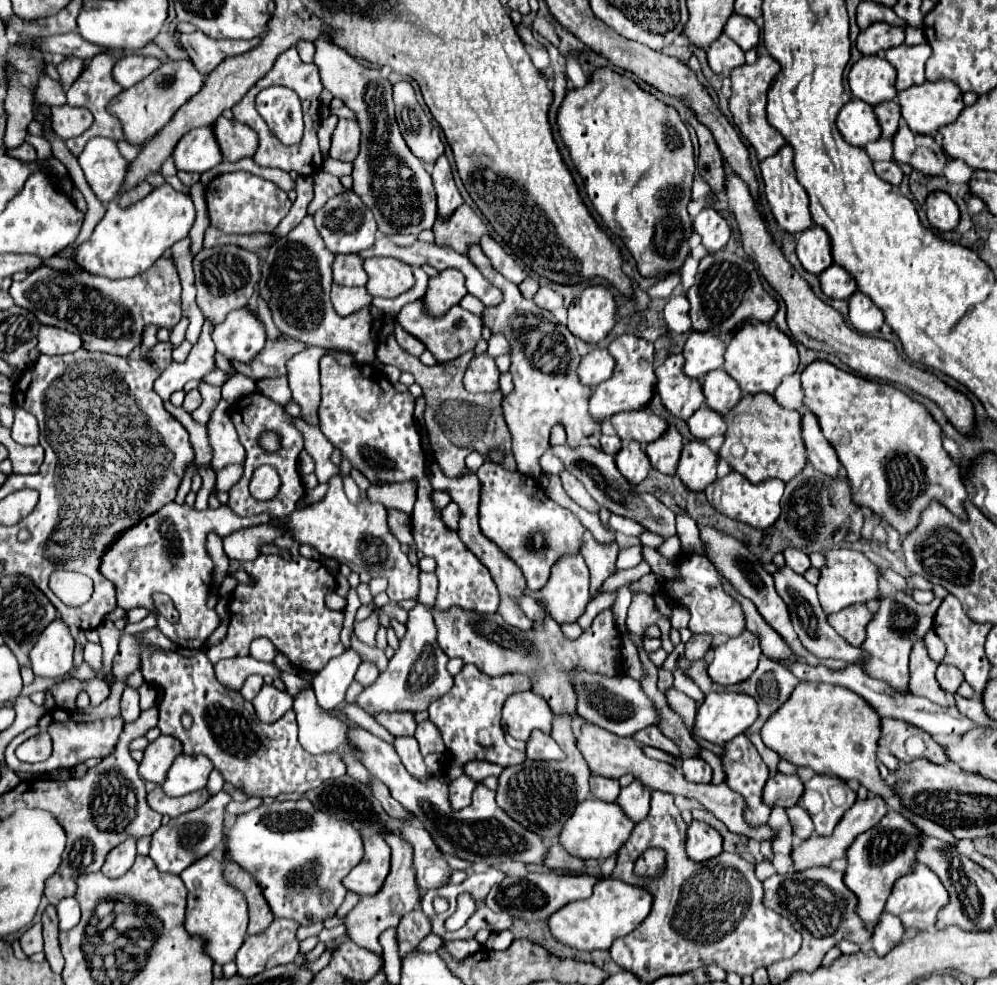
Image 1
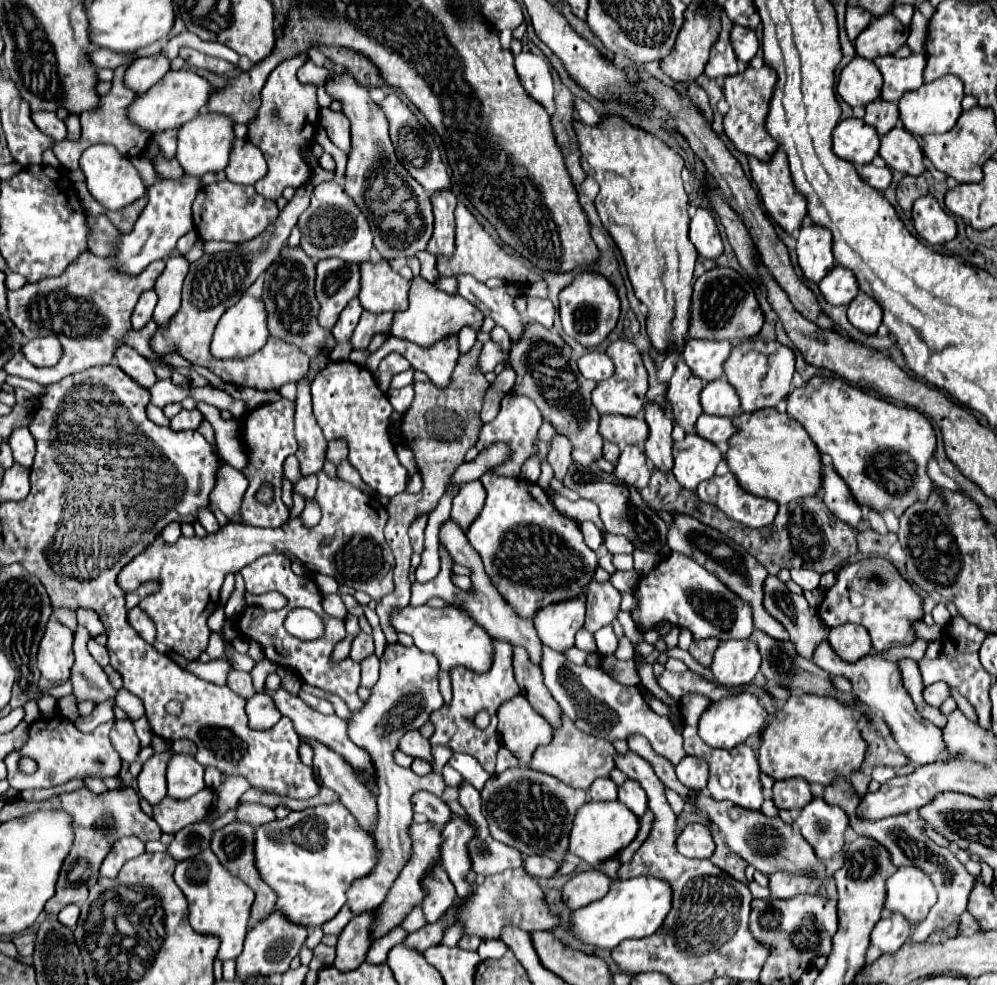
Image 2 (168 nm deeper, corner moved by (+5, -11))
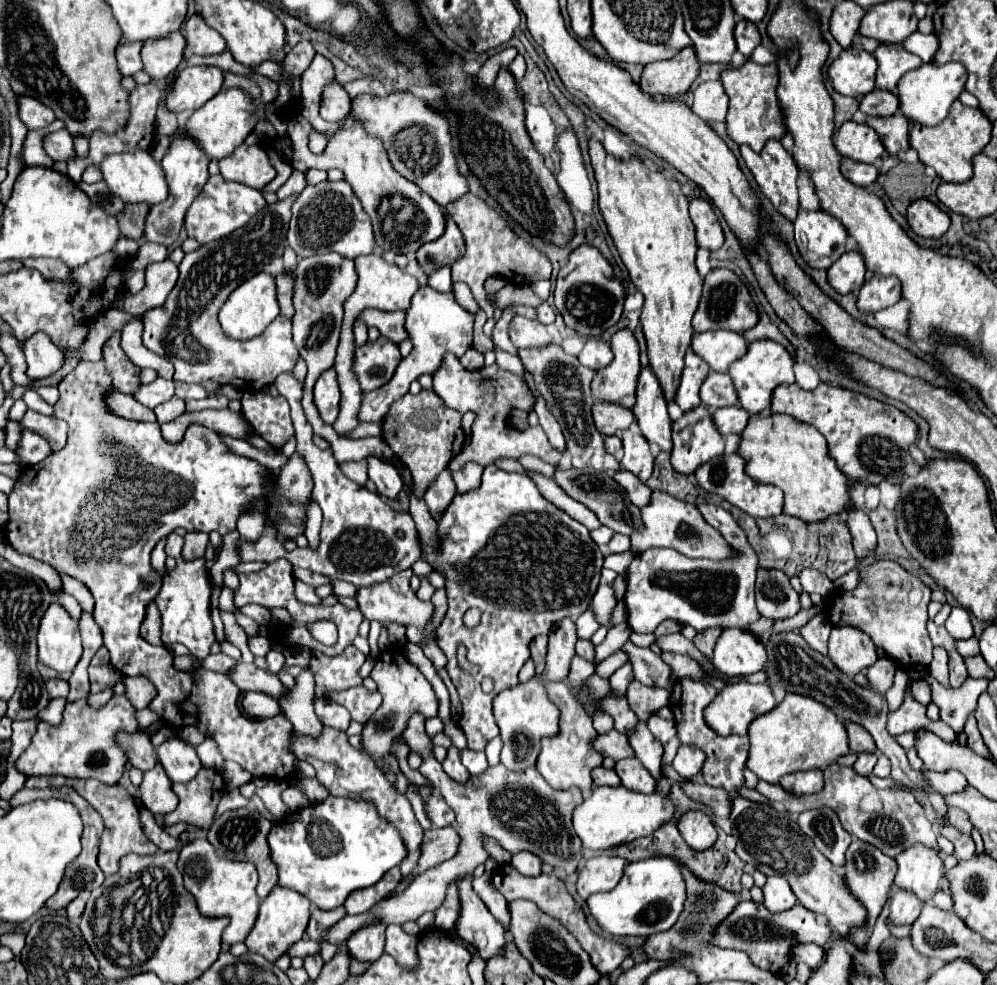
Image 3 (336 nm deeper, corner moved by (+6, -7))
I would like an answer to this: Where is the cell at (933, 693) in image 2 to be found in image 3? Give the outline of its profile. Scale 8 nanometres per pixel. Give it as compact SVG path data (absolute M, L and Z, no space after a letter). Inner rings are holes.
M915 680L915 682L909 684L909 690L911 690L913 698L915 698L919 704L929 704L929 688L925 688L925 684L921 684L919 680Z

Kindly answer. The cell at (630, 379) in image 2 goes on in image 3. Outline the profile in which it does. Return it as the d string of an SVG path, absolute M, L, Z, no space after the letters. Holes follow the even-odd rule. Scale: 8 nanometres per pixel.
M619 330L611 338L615 358L609 366L597 370L591 392L593 398L621 404L625 408L635 406L635 386L641 370L639 346L631 330Z

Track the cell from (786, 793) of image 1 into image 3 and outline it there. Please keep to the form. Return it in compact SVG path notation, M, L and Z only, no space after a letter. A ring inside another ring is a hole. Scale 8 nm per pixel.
M805 770L805 772L793 772L779 780L785 790L801 796L801 794L815 794L823 788L823 772L821 770Z

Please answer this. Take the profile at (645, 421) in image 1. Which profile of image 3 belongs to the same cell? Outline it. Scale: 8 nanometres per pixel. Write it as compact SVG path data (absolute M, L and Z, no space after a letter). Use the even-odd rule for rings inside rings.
M595 400L595 404L593 404L593 422L595 422L595 428L603 436L611 436L611 434L617 434L619 430L629 428L635 422L635 416L625 406Z

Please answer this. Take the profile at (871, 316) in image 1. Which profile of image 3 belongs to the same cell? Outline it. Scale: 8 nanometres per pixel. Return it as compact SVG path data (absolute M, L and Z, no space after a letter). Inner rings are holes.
M875 274L859 290L857 306L861 312L873 314L877 310L893 306L899 300L901 300L901 282L895 276Z

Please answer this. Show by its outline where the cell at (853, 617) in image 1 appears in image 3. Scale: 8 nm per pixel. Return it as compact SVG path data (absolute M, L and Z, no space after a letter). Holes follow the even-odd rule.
M833 626L829 638L829 658L841 672L855 676L857 672L869 668L877 660L877 654L869 636L857 632L857 628Z

